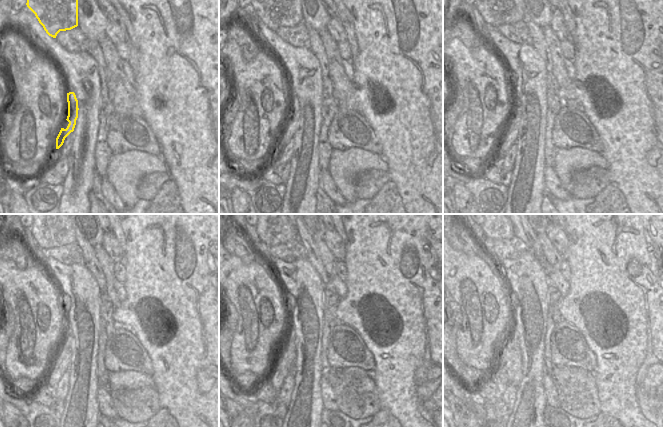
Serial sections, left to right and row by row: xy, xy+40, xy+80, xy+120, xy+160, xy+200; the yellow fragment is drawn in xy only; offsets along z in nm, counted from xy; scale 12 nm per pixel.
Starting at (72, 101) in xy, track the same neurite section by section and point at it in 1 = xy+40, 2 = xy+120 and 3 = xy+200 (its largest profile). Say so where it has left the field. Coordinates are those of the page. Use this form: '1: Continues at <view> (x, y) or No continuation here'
1: Continues at xy+40 (286, 134)
2: Continues at xy+120 (58, 368)
3: Continues at xy+200 (499, 376).

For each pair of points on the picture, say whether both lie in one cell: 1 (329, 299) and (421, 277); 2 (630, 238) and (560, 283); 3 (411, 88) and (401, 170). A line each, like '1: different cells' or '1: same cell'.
1: different cells
2: different cells
3: same cell

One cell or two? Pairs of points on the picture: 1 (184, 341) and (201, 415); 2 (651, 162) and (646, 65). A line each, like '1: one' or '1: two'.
1: one
2: one

